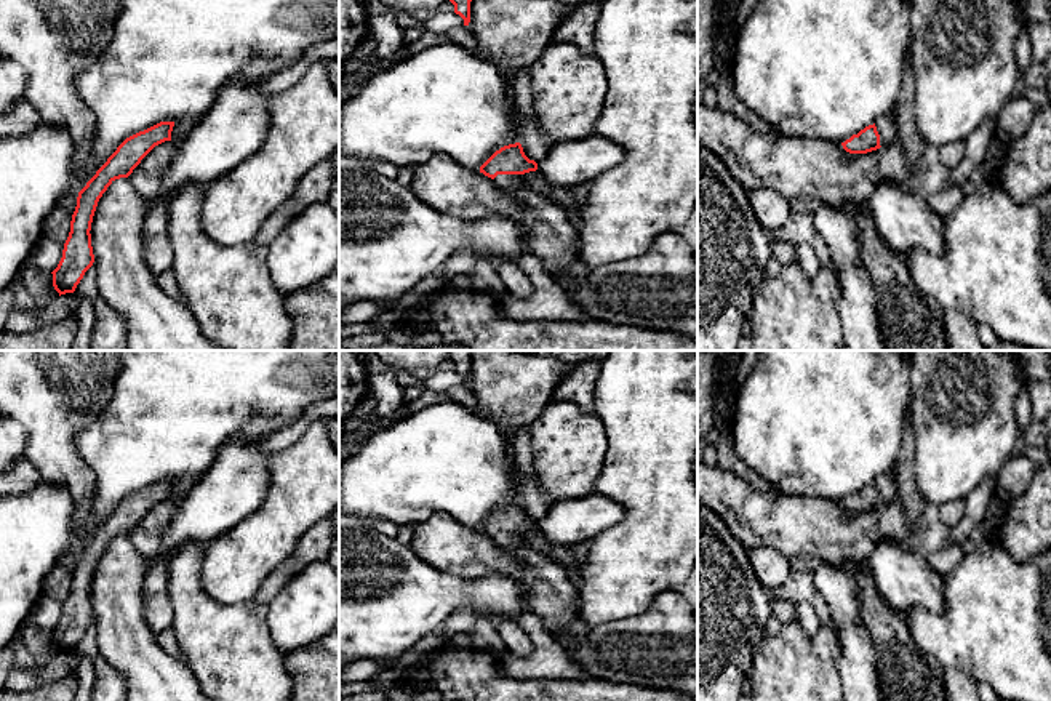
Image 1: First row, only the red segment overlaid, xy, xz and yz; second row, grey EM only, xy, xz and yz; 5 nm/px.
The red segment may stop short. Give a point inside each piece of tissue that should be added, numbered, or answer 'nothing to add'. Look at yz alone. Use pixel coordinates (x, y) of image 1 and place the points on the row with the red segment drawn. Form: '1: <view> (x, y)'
1: yz (887, 127)

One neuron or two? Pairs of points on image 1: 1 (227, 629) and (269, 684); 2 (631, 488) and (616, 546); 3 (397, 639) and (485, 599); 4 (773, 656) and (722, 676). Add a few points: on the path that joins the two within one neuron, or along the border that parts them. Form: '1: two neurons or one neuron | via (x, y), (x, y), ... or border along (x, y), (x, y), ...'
1: one neuron | via (227, 642), (256, 671)
2: one neuron | via (635, 503), (635, 527), (631, 532)
3: one neuron | via (419, 616), (439, 597), (463, 597)
4: two neurons | border along (767, 636), (757, 644), (746, 676)

